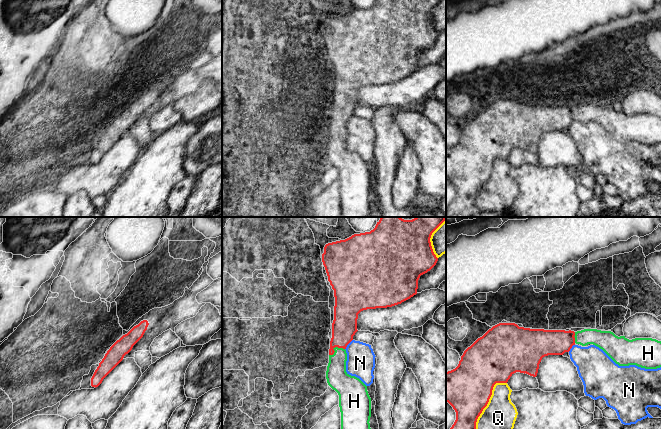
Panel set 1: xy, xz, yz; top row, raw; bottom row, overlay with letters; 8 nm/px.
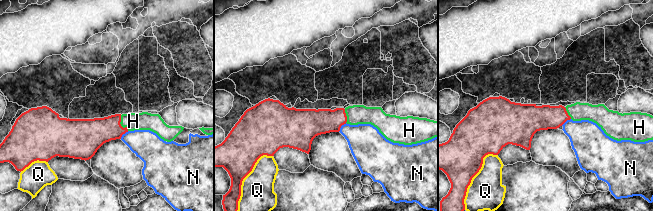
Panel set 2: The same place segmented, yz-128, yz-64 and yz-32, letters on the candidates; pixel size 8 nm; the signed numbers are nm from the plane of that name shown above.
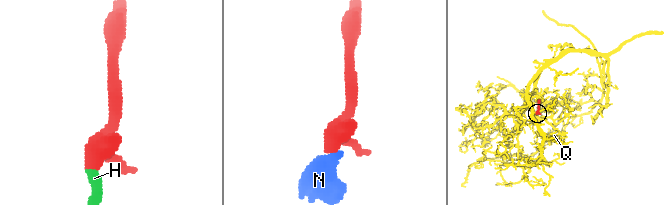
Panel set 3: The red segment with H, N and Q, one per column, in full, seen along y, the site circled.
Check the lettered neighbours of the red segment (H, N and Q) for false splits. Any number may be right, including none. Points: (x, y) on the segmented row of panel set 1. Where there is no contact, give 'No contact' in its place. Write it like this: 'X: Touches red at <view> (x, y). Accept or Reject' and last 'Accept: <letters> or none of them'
H: Touches red at xz (334, 347). Accept
N: Touches red at xz (348, 343). Reject
Q: Touches red at yz (488, 401). Reject
Accept: H

